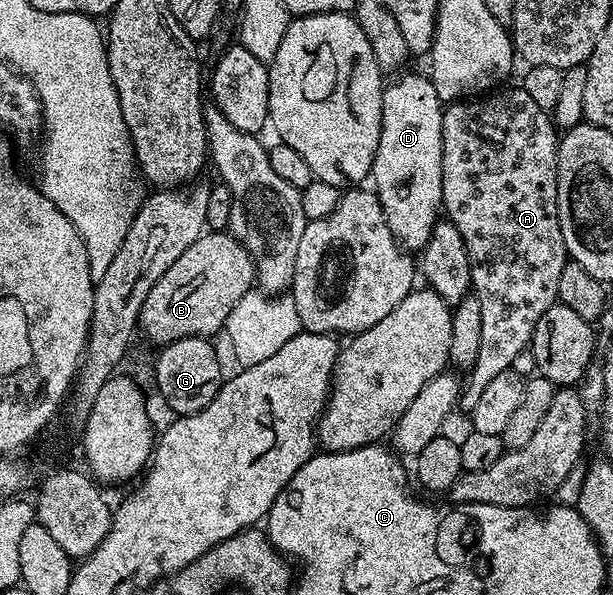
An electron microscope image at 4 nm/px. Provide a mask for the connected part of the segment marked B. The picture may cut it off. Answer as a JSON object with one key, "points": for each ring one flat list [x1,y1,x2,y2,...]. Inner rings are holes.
{"points":[[206,231,202,236,156,279,156,287,148,291,148,299,144,299,144,307,140,307,138,316,138,329,151,341,155,347,171,345,180,339,189,337,213,338,226,328,226,320,232,314,236,303,243,299,244,295,251,292,256,285,256,270,254,260,250,258,248,251,228,231]]}

